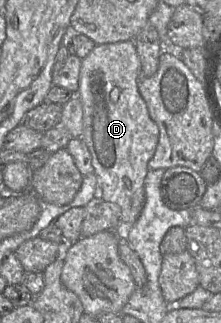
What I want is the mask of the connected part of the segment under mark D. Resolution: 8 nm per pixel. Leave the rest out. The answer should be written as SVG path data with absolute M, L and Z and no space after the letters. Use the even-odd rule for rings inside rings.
M134 41L96 45L81 61L76 92L83 109L83 129L80 138L92 157L92 166L98 183L98 197L120 207L122 228L131 226L143 209L144 180L149 170L148 162L153 157L159 141L158 126L150 118L146 103L138 89L140 77L141 63Z

